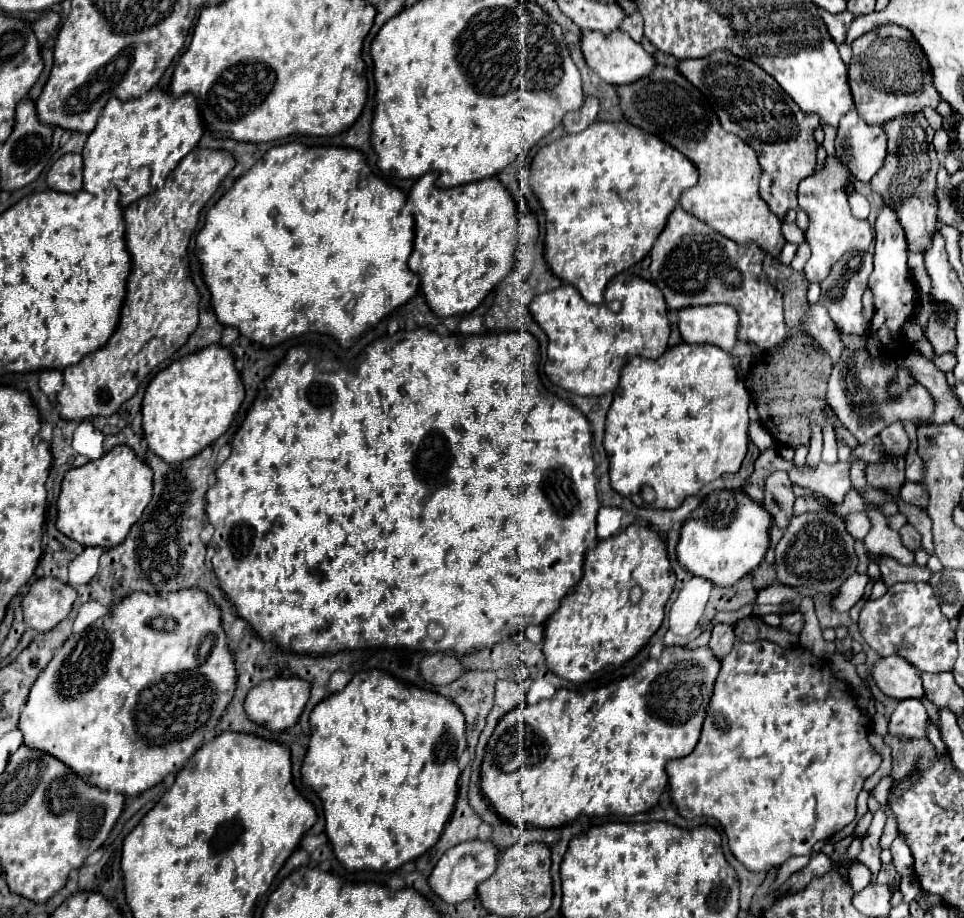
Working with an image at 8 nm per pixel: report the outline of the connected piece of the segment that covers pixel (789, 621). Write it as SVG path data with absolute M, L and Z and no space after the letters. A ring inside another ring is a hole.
M796 611L796 613L788 613L786 617L782 617L780 627L784 627L786 631L792 631L792 633L800 633L802 627L804 627L804 615L802 615L800 611Z

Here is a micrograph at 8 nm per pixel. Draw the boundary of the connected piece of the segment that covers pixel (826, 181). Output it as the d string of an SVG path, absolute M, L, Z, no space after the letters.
M828 155L822 169L814 171L806 177L798 187L798 205L810 215L810 223L806 229L806 241L812 249L812 257L808 259L804 273L810 283L822 283L836 261L842 259L844 253L850 251L866 251L874 239L872 227L868 221L858 221L852 217L848 207L848 181L850 167L842 157Z

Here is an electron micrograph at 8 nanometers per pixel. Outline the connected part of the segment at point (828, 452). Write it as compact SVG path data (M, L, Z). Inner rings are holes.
M827 422L823 428L823 450L821 460L829 465L838 462L837 456L838 446L835 431L831 422Z

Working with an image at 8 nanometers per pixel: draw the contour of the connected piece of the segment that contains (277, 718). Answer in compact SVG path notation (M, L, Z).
M274 677L274 679L262 681L254 689L250 689L246 703L244 703L244 709L254 723L264 725L272 731L286 731L300 719L308 699L310 699L310 683L308 681L298 679L298 677L290 677L290 679Z

